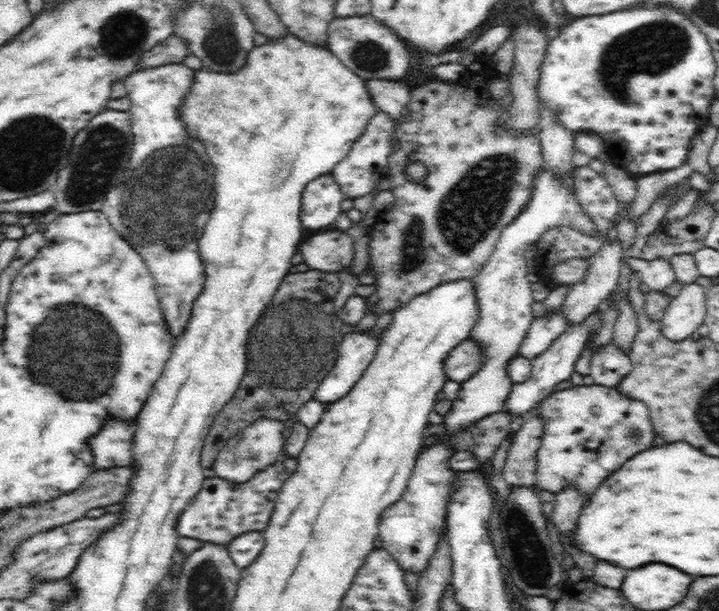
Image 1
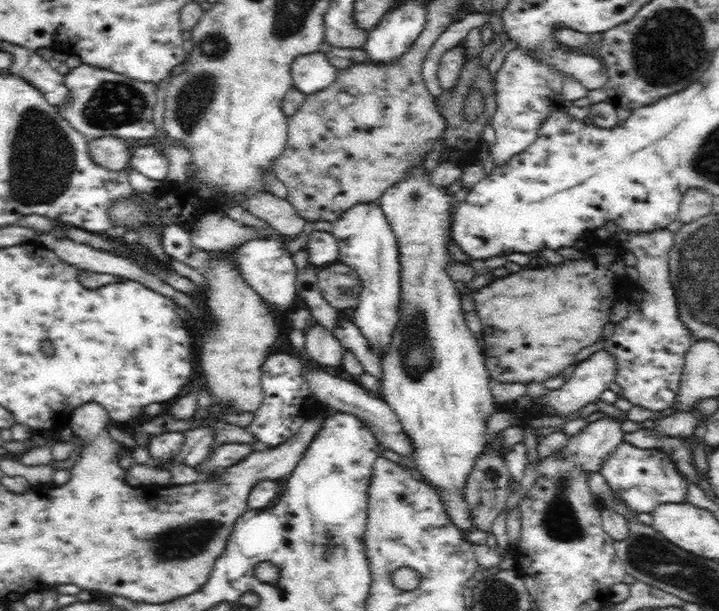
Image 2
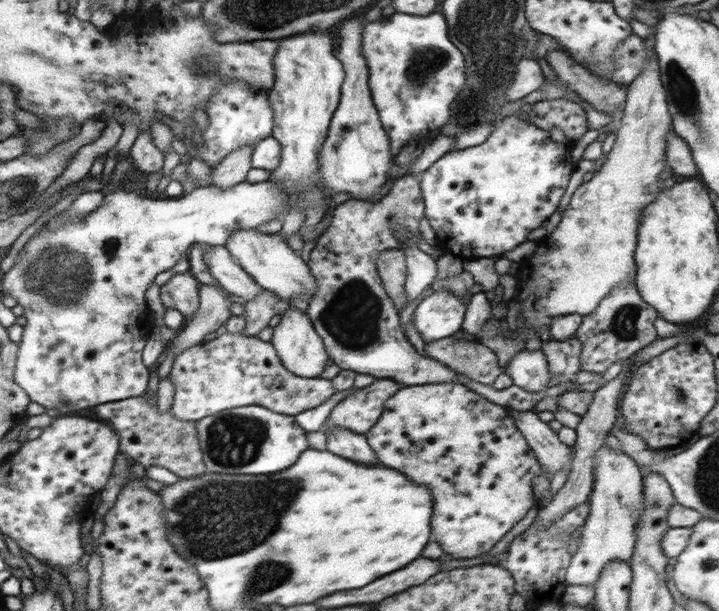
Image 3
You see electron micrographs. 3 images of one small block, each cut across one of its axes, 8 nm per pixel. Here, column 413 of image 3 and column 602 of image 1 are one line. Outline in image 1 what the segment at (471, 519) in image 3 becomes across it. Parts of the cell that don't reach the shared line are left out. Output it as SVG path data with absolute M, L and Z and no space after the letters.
M582 384L554 391L541 402L540 415L544 419L544 434L536 456L534 486L553 493L560 492L565 486L574 485L590 498L600 483L614 470L618 470L618 466L622 466L640 450L652 448L652 440L656 436L645 402L626 398L615 387Z

